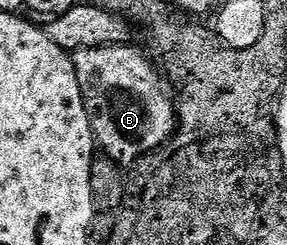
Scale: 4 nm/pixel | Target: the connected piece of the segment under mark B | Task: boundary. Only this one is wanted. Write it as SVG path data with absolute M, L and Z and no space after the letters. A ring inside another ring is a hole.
M103 45L97 49L77 49L71 54L99 152L121 167L131 167L138 158L155 154L171 139L178 124L173 98L157 66L130 46Z

